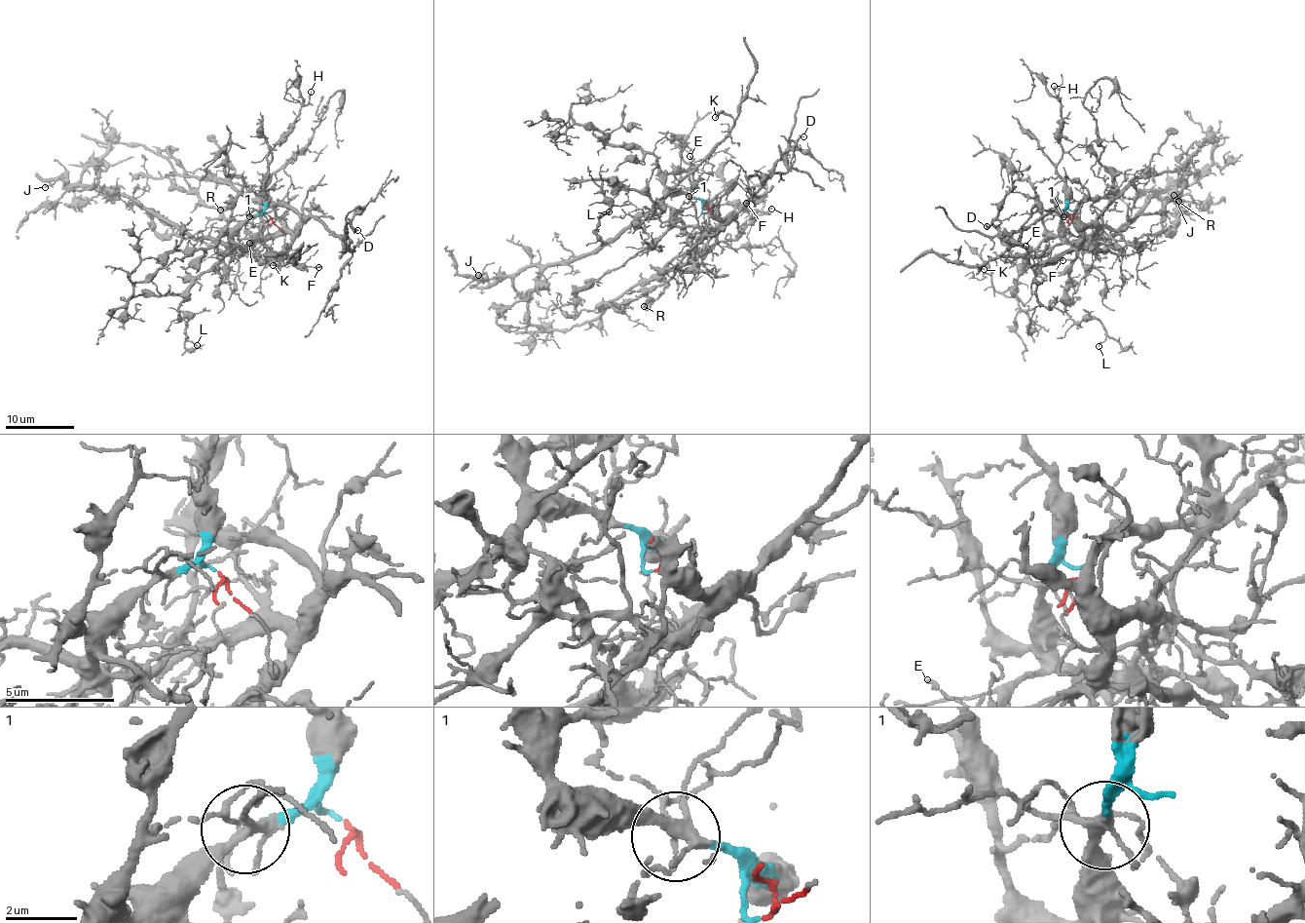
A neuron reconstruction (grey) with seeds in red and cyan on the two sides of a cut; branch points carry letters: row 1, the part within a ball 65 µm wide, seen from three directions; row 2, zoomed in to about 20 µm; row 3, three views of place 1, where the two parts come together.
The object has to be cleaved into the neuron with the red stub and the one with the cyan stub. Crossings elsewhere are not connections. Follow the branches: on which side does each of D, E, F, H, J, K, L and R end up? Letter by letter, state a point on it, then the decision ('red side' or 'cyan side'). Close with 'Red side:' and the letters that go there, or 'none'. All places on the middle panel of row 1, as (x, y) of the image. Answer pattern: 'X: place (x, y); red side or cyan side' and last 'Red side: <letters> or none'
D: place (803, 136); red side
E: place (689, 156); cyan side
F: place (746, 203); red side
H: place (771, 209); cyan side
J: place (478, 275); cyan side
K: place (715, 117); cyan side
L: place (609, 211); cyan side
R: place (644, 306); red side
Red side: D, F, R

